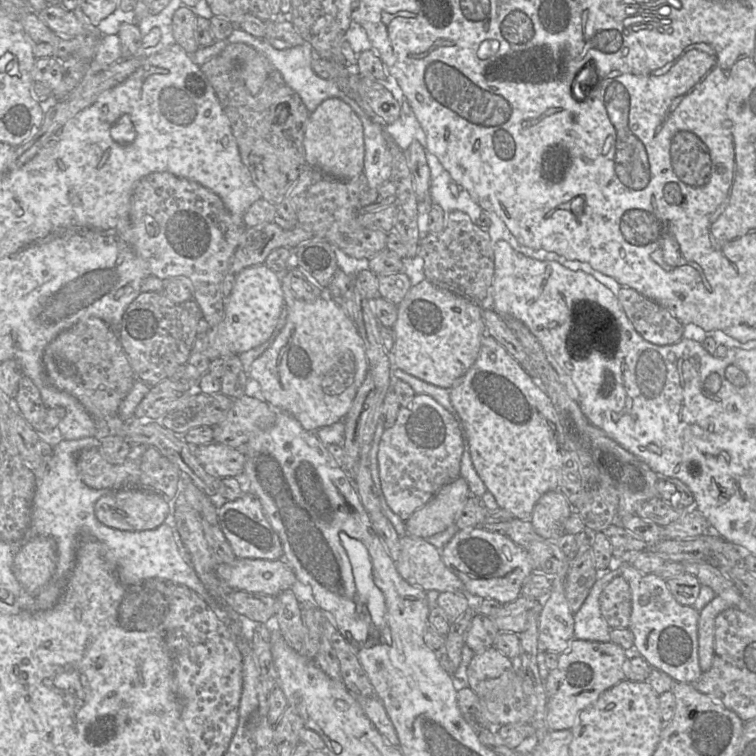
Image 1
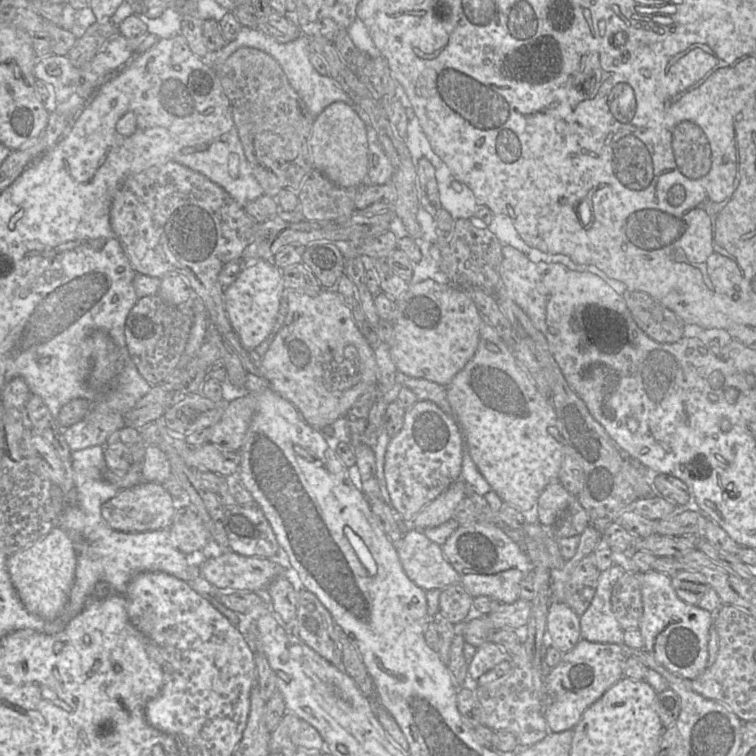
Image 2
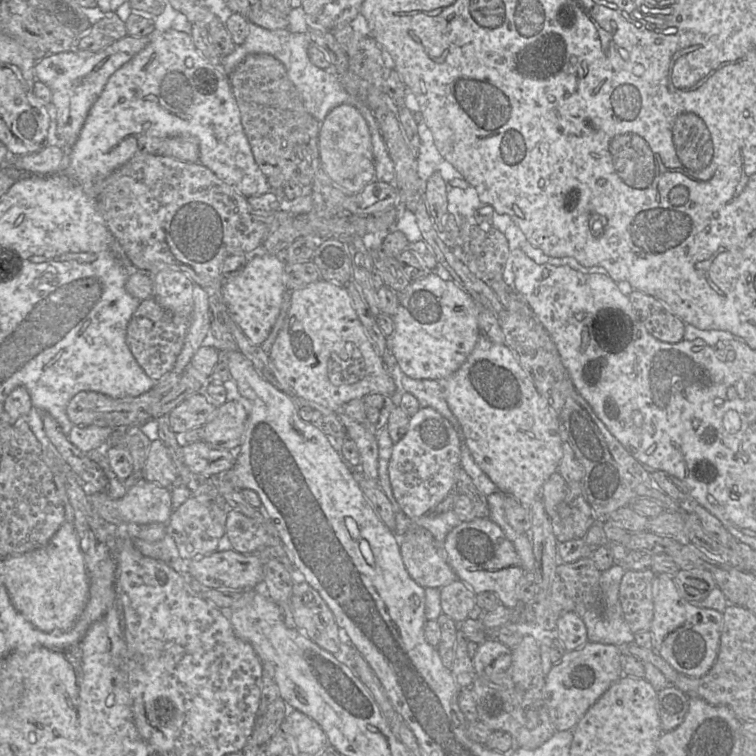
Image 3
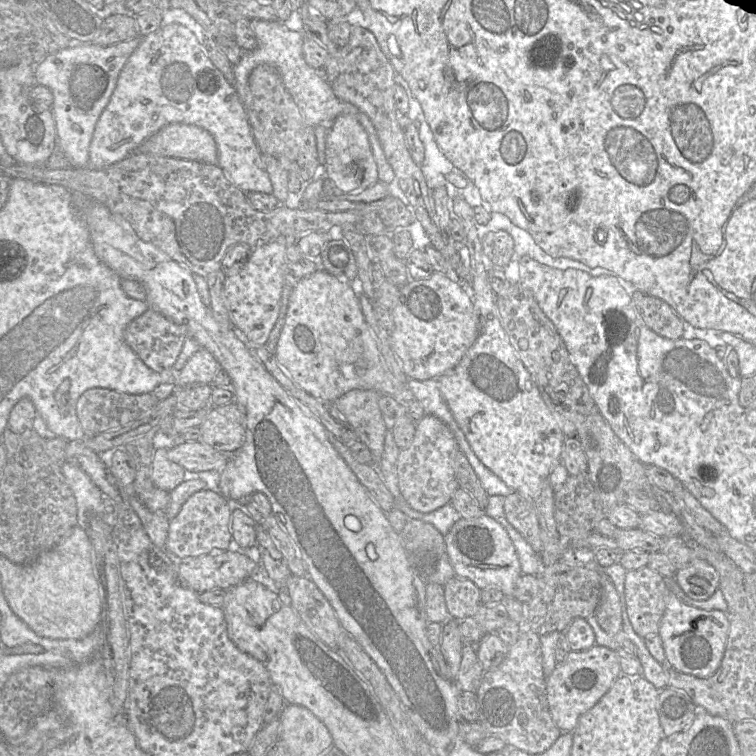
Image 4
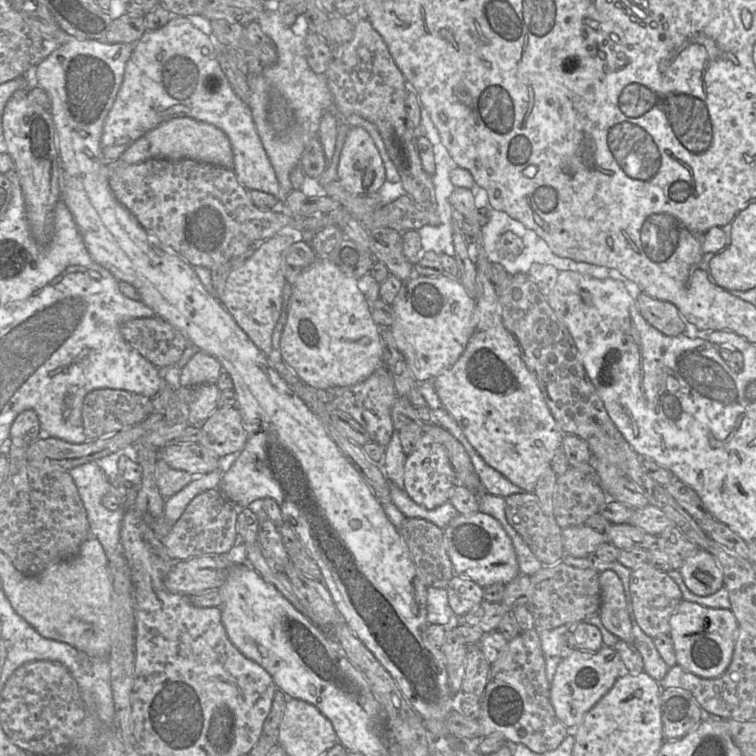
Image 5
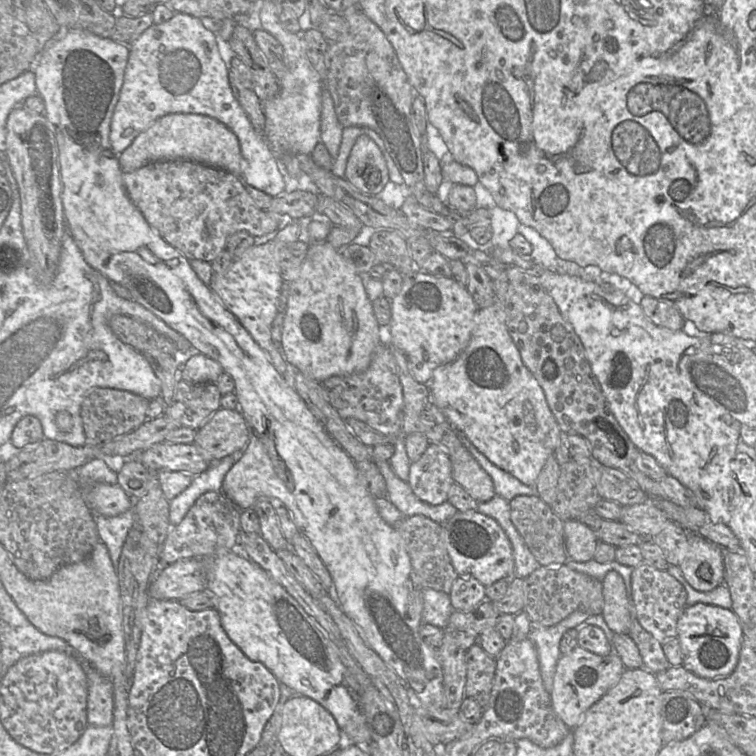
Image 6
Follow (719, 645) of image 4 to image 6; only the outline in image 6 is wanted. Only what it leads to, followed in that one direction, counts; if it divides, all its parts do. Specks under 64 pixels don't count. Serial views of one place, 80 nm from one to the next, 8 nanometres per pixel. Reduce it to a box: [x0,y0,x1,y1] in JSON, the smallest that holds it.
[676,603,743,679]

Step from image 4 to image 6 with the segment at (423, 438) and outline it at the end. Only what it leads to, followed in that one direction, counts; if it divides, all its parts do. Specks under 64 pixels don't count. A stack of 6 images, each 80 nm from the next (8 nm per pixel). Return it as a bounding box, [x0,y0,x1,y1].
[408,443,455,505]

